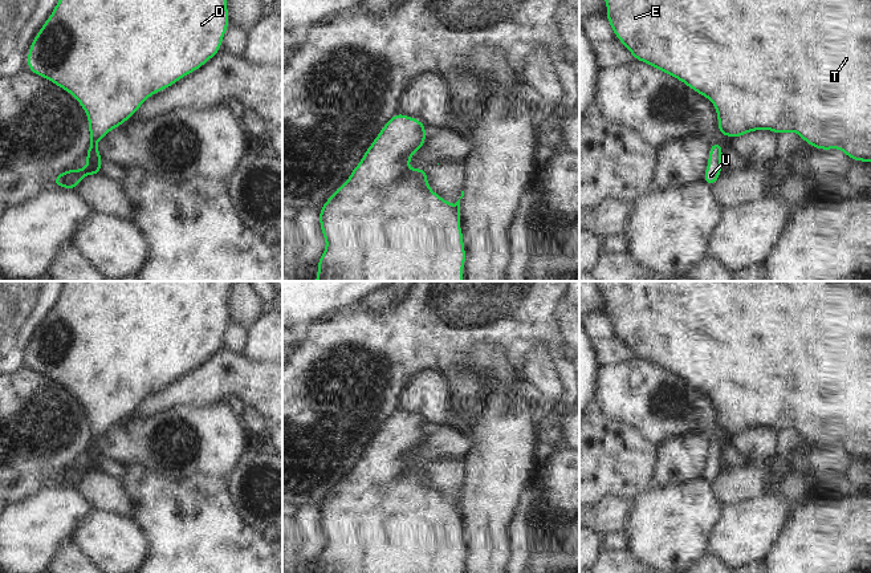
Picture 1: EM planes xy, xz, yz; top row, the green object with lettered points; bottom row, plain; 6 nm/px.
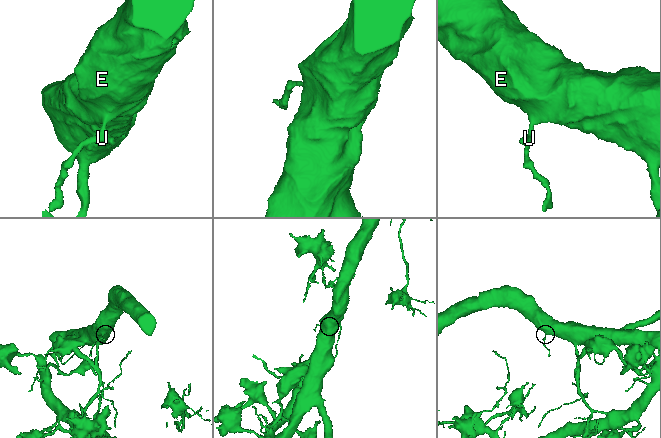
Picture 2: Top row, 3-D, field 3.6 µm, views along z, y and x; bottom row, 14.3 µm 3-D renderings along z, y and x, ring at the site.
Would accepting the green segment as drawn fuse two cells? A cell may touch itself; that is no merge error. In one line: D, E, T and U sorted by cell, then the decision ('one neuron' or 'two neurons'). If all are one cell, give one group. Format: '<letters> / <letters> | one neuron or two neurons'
D E T U | one neuron

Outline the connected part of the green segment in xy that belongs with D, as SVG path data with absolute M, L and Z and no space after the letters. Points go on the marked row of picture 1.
M58 0L50 17L30 42L28 69L70 93L86 111L91 137L85 168L66 170L52 184L76 191L86 175L102 175L97 143L110 130L125 123L143 101L184 76L198 70L221 48L229 25L228 0Z

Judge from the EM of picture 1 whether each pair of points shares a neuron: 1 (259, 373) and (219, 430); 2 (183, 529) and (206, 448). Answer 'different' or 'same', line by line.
1: different
2: different

